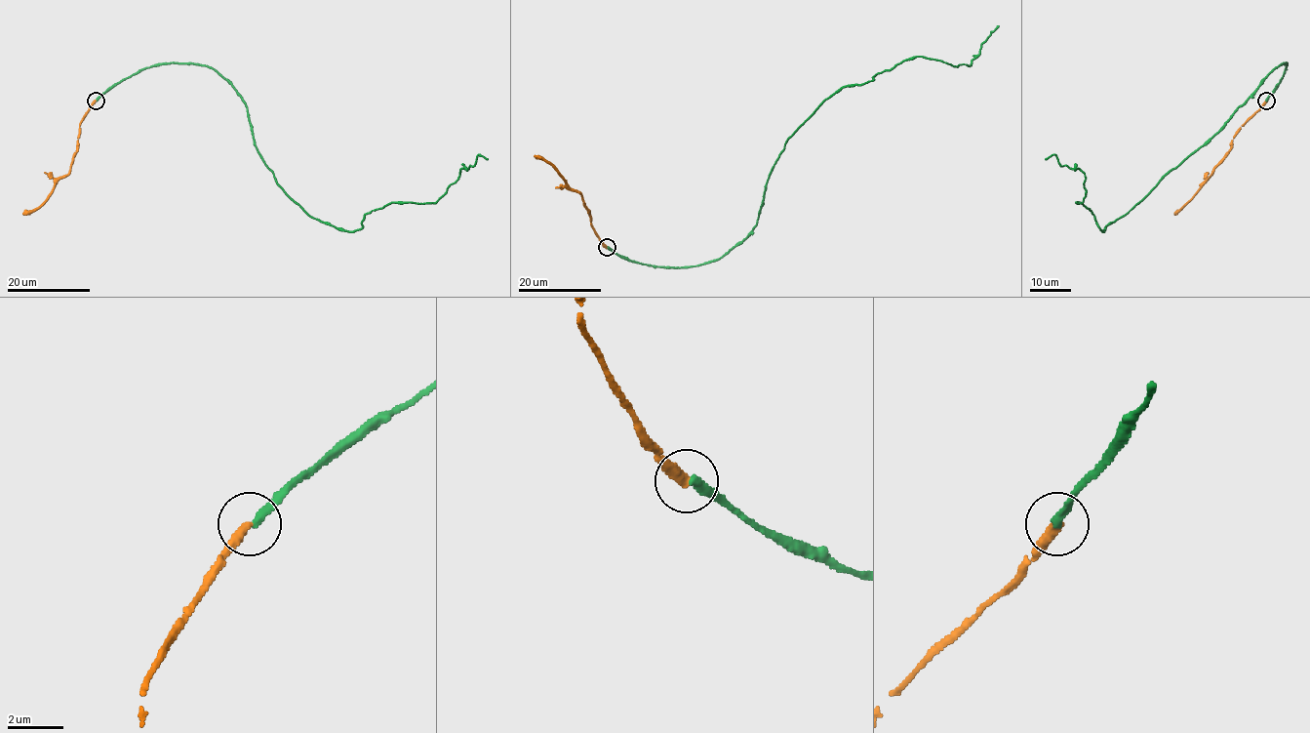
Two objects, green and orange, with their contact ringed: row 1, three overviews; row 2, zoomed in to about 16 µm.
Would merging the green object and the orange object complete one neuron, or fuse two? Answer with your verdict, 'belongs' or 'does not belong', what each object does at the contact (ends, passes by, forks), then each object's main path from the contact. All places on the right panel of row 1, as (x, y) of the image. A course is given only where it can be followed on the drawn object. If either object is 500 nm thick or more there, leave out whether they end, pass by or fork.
does not belong | green ends | orange ends | green via (1266, 101), (1286, 62), (1104, 231), (1076, 202), (1087, 191), (1086, 176), (1054, 154), (1045, 159) | orange via (1266, 101), (1242, 125), (1232, 140), (1232, 148), (1213, 173), (1175, 214)

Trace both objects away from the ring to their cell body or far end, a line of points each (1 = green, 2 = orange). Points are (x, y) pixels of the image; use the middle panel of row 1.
1: (607, 247), (658, 266), (717, 261), (757, 223), (774, 164), (825, 101), (915, 57), (970, 66), (999, 25)
2: (606, 247), (595, 232), (581, 195), (548, 162), (534, 156)

